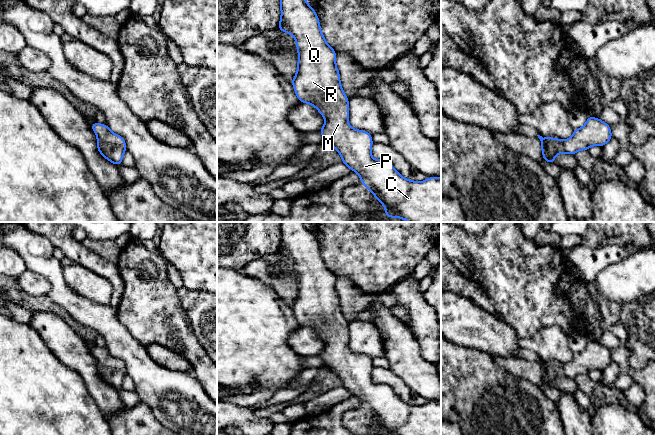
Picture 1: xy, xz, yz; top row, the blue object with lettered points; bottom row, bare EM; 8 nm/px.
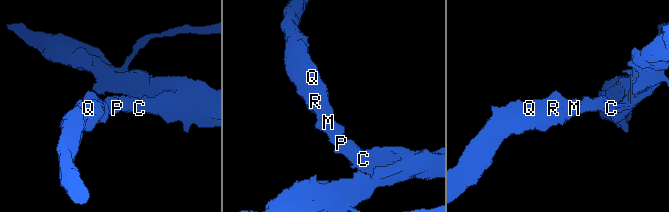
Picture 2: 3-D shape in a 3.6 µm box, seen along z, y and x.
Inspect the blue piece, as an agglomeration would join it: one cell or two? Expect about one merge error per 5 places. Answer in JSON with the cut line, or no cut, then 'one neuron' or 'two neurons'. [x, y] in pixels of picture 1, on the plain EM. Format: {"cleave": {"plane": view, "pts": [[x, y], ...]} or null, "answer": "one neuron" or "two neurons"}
{"cleave": null, "answer": "one neuron"}

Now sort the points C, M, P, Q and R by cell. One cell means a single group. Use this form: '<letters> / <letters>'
C M P Q R

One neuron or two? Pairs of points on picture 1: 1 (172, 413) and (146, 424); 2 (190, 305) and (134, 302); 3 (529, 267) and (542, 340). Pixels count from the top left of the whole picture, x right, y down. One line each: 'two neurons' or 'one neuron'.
1: two neurons
2: two neurons
3: two neurons

